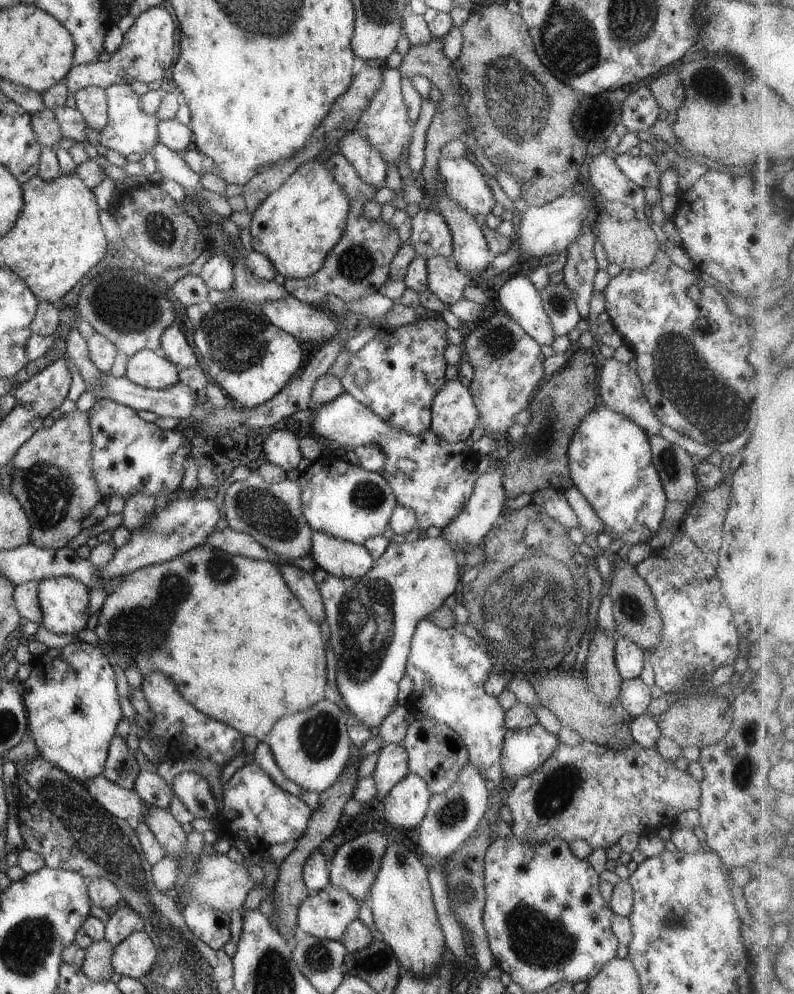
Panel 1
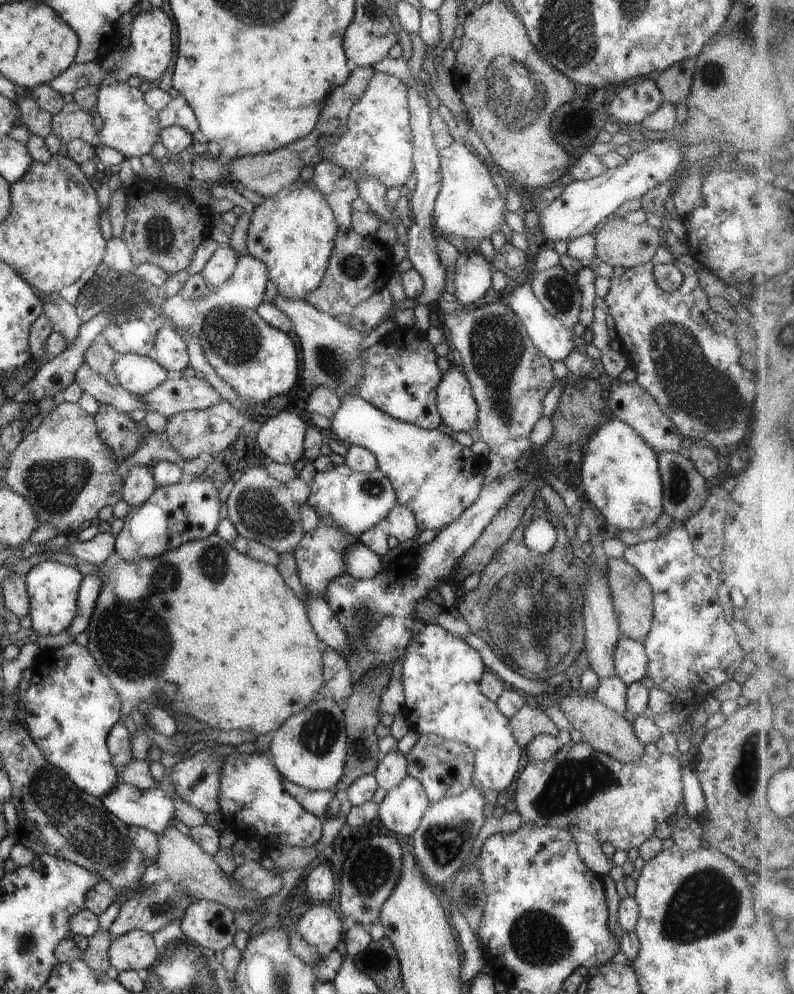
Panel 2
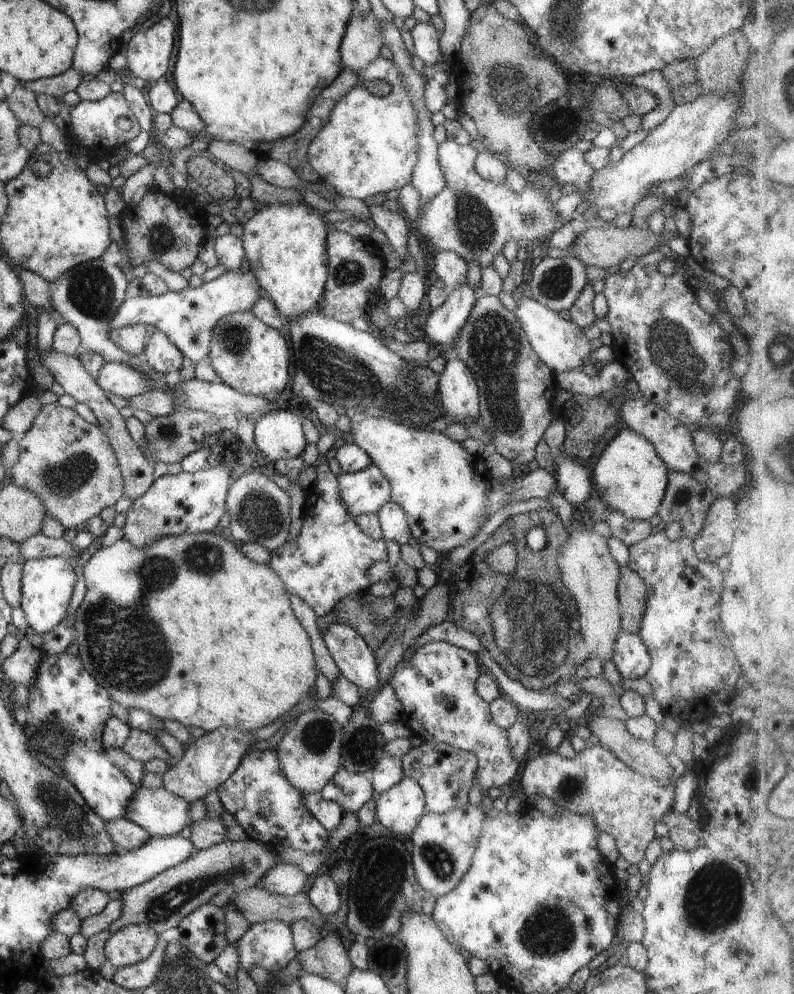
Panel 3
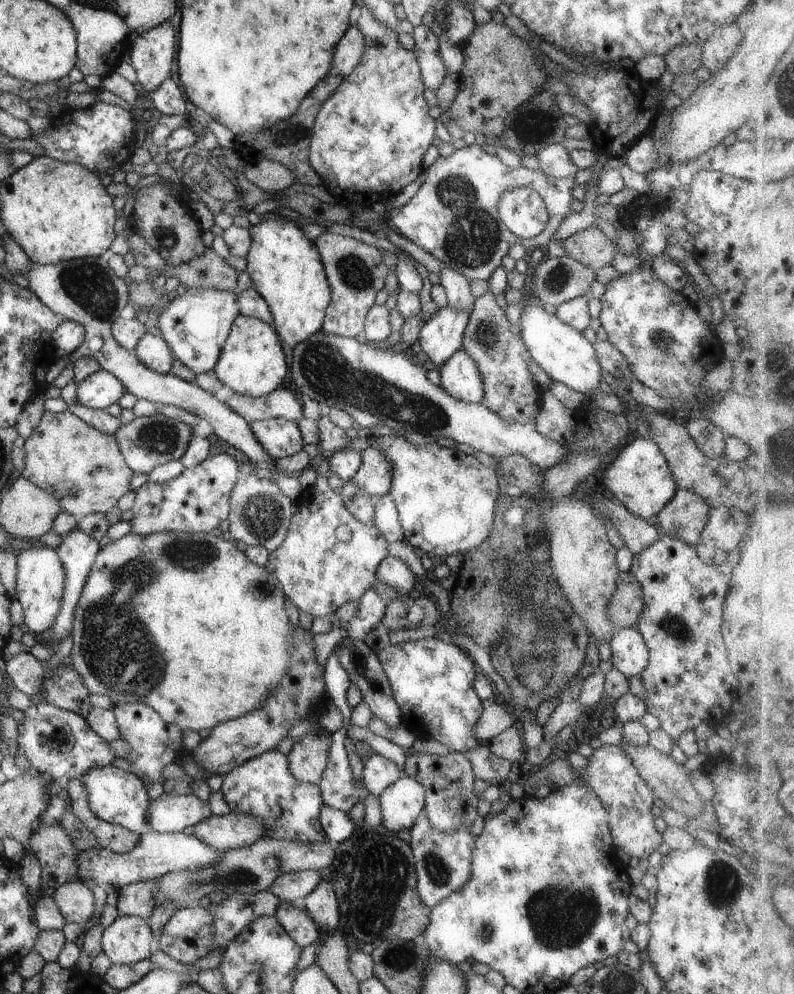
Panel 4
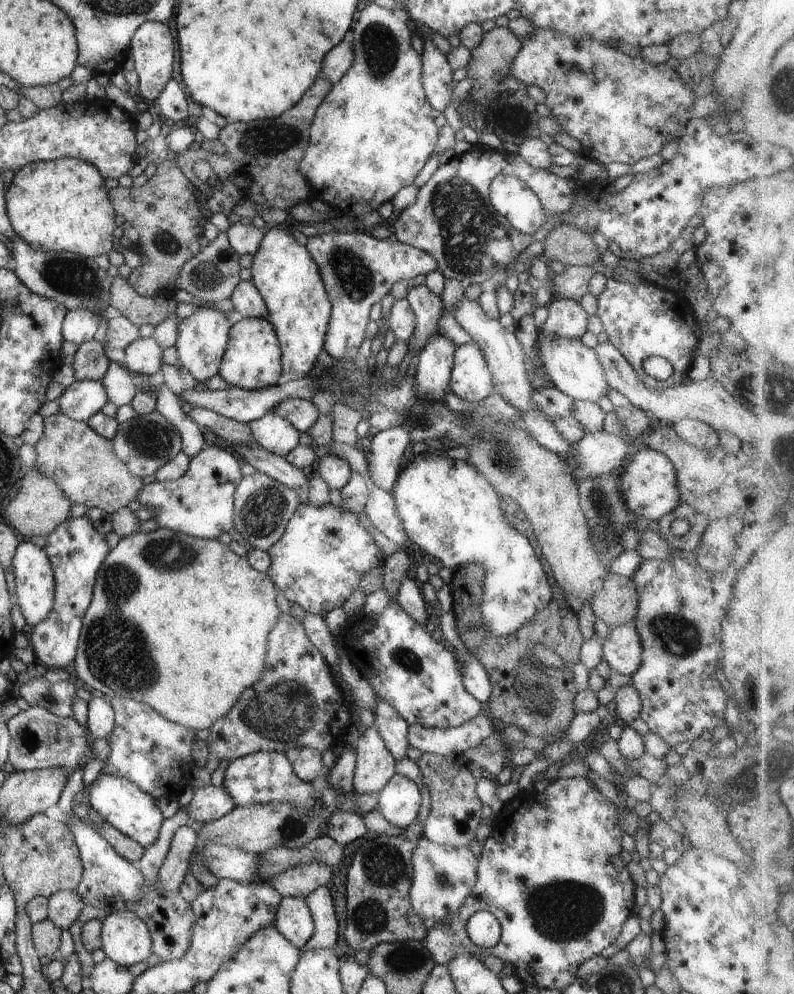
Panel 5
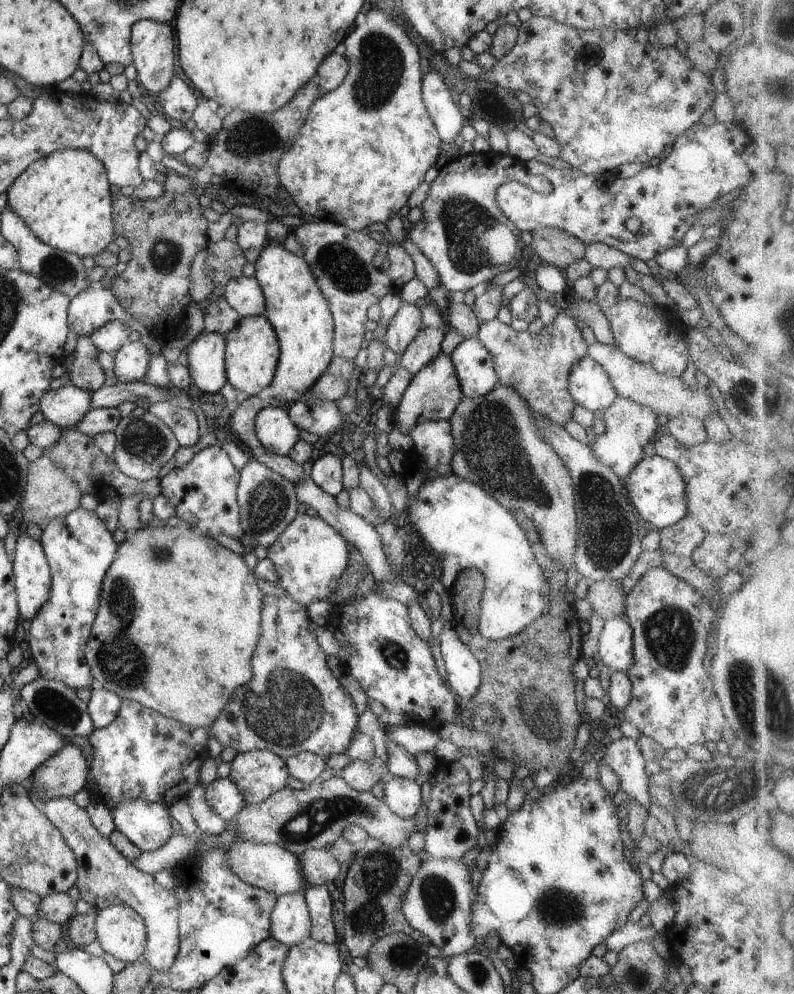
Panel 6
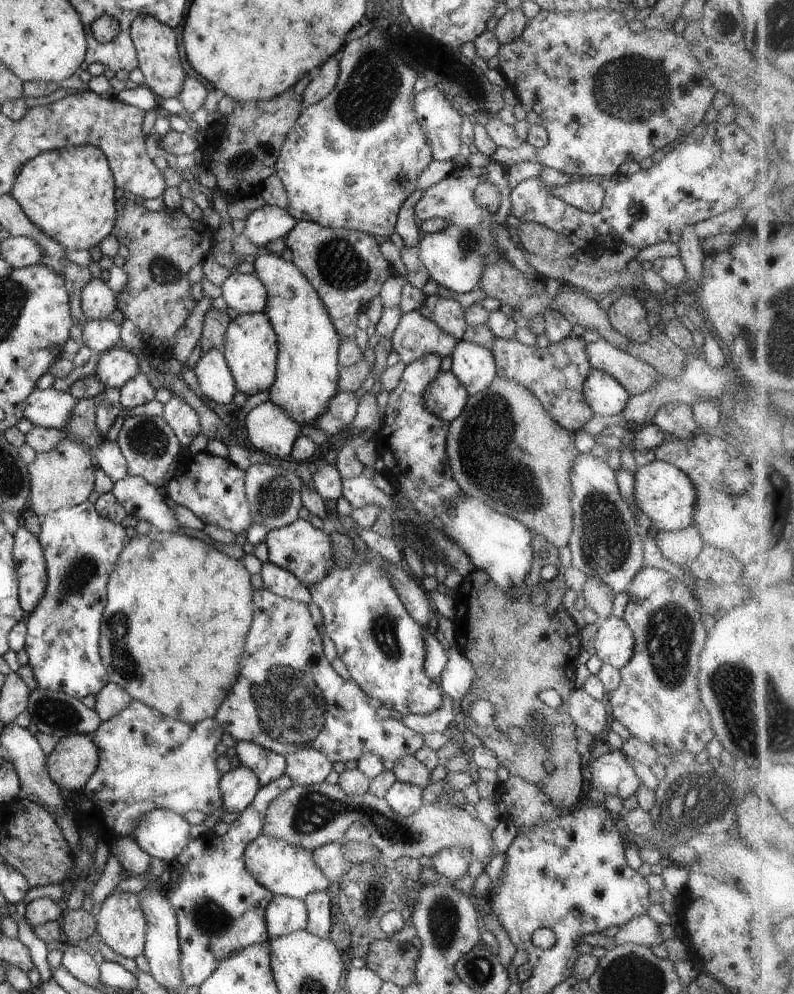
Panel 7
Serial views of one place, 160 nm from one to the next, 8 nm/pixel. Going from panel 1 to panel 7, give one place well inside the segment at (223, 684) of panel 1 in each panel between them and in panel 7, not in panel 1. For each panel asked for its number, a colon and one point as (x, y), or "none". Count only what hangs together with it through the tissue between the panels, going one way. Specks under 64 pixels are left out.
2: (205, 630)
3: (189, 629)
4: (195, 598)
5: (179, 623)
6: (179, 619)
7: (177, 613)

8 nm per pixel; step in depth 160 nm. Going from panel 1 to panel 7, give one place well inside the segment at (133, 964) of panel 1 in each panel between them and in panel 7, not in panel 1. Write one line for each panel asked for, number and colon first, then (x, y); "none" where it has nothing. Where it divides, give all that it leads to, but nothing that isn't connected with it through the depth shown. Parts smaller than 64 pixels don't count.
2: (136, 950)
3: (131, 944)
4: (128, 940)
5: (125, 939)
6: (121, 932)
7: (121, 923)

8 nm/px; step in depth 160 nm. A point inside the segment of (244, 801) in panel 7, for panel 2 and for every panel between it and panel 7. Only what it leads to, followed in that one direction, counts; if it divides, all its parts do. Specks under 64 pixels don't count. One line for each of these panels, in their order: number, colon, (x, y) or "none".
2: (152, 809)
3: (160, 813)
4: (169, 813)
5: (210, 803)
6: (222, 795)

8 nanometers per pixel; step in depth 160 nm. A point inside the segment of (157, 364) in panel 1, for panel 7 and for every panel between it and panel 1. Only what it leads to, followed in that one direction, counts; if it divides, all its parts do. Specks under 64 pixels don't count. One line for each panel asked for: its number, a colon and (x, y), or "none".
2: (138, 374)
3: (121, 380)
4: (99, 390)
5: (81, 400)
6: (64, 407)
7: (51, 408)

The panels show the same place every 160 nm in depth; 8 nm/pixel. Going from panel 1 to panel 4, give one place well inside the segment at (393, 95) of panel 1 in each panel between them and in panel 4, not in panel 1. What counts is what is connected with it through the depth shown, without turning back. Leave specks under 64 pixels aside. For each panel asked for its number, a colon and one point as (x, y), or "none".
2: (378, 141)
3: (369, 146)
4: (369, 138)

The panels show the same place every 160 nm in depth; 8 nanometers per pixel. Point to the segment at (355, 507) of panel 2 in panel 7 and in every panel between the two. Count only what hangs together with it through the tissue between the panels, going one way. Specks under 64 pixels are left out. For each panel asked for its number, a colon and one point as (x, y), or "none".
3: (365, 492)
4: (374, 476)
5: (386, 449)
6: (434, 393)
7: (445, 397)

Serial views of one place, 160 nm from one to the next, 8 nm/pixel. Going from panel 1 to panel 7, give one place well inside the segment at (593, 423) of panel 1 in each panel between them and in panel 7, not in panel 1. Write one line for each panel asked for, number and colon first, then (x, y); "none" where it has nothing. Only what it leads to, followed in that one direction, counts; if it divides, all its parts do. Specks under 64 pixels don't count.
2: (620, 473)
3: (630, 477)
4: (639, 477)
5: (648, 483)
6: (656, 489)
7: (667, 496)

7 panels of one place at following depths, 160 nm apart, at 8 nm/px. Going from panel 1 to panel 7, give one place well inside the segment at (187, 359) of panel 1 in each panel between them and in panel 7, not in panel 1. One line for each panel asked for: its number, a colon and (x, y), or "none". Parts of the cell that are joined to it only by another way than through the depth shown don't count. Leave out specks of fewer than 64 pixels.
2: (170, 350)
3: (162, 356)
4: (152, 350)
5: (144, 356)
6: (131, 362)
7: (117, 366)

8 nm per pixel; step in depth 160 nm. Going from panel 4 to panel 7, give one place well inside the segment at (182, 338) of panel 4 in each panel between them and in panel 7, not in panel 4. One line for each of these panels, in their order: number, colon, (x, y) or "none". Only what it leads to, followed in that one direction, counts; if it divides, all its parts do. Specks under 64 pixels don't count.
5: (203, 338)
6: (206, 355)
7: (214, 379)

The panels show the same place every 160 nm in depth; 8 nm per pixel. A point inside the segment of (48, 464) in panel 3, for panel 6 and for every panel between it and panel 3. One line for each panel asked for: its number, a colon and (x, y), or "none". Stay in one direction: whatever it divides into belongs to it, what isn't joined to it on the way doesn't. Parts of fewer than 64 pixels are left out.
4: (85, 470)
5: (83, 464)
6: (95, 473)

